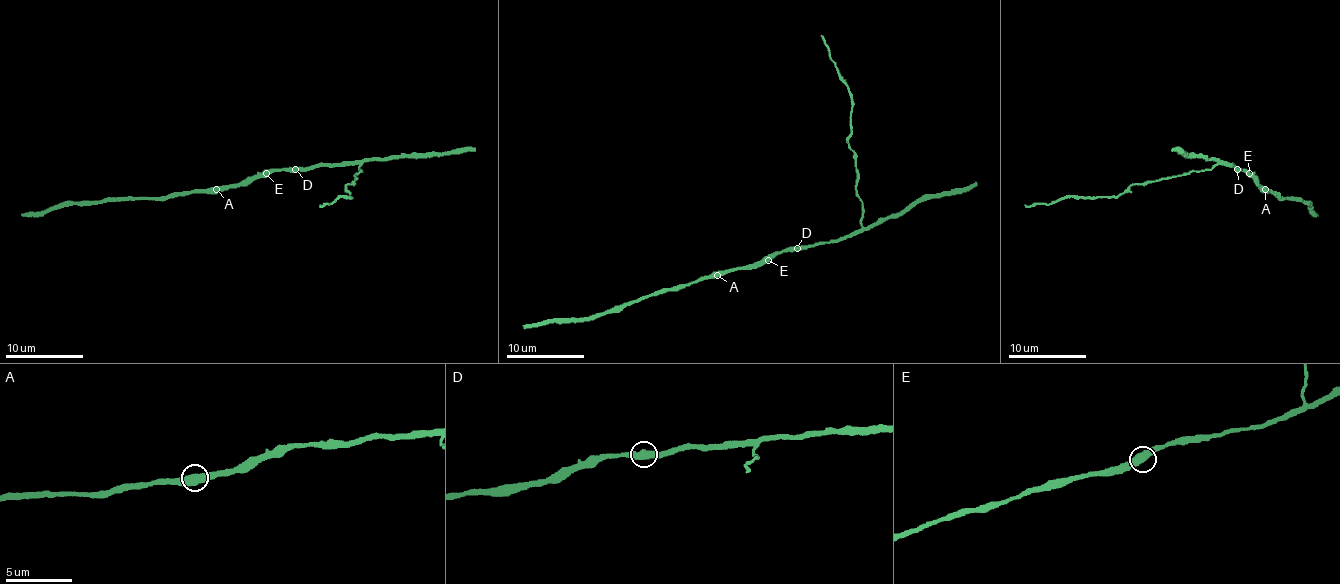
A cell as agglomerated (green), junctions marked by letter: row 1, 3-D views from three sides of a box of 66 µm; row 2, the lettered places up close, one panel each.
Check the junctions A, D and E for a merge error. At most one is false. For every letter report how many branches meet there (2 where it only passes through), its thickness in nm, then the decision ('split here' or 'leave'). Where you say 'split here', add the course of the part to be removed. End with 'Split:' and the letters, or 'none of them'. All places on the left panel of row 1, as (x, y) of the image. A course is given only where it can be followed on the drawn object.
A: 2 | 550 nm | leave
D: 2 | 550 nm | leave
E: 2 | 500 nm | leave
Split: none of them

